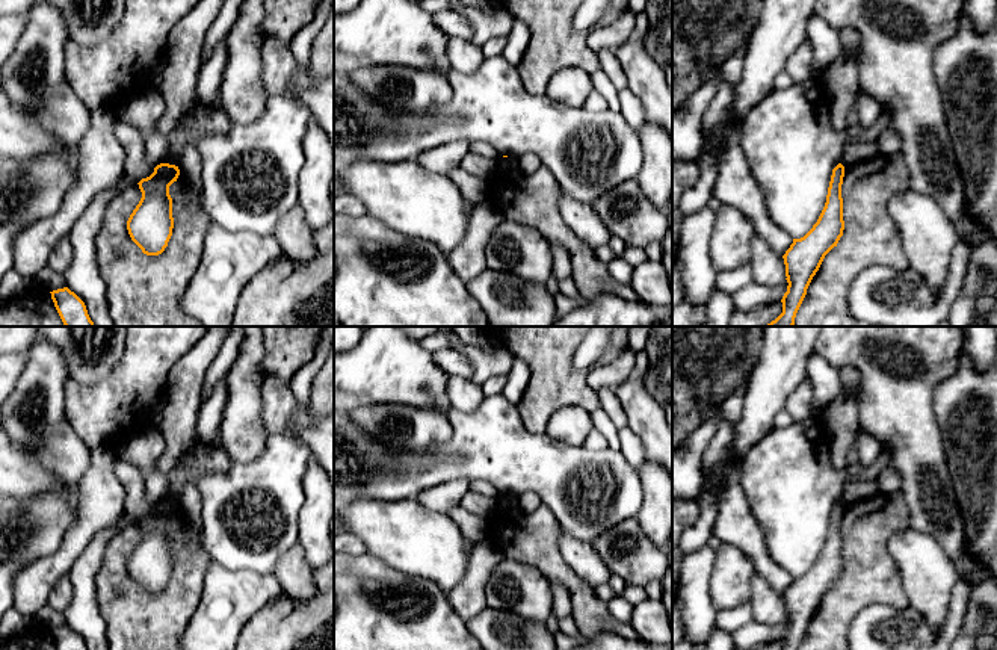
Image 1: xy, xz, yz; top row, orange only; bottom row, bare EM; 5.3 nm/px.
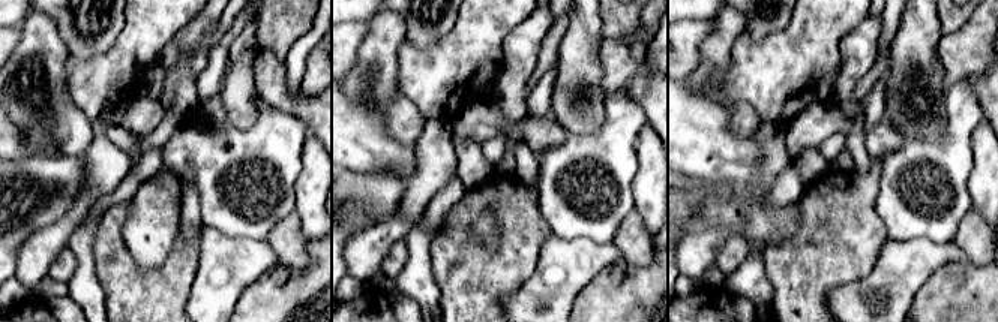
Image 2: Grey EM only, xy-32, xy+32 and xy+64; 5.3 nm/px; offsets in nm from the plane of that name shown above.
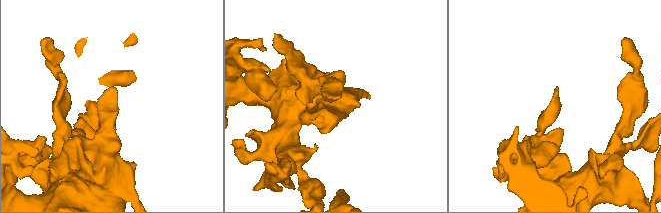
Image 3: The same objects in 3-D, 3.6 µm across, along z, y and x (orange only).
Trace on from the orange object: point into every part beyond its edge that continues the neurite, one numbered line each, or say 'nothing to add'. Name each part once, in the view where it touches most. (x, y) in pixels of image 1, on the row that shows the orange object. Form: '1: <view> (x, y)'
nothing to add

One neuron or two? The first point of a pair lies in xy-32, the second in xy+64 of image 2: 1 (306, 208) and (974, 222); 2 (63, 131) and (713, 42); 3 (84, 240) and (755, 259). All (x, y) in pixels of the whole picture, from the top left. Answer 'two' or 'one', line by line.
1: two
2: one
3: one

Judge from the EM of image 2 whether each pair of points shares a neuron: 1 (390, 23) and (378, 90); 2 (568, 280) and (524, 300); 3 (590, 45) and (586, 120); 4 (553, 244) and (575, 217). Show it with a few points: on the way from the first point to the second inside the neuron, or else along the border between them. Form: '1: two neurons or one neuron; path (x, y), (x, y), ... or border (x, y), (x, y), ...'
1: one neuron; path (383, 39), (378, 48), (378, 74)
2: one neuron; path (557, 285), (542, 300), (535, 300)
3: one neuron; path (590, 63), (593, 102)
4: two neurons; border (551, 232), (563, 238), (589, 237), (592, 240)

